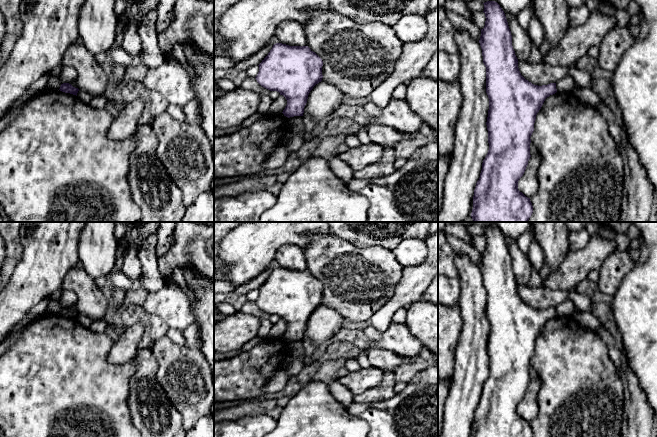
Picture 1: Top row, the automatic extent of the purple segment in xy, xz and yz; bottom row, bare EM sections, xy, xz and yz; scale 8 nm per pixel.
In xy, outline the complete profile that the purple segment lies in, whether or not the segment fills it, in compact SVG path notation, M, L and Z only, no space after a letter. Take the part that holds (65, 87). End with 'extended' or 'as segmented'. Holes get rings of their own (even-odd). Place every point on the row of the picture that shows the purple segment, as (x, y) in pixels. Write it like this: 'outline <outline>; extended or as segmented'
outline M63 83L63 84L61 84L59 90L62 91L62 92L65 92L65 93L70 93L70 94L76 95L76 96L77 96L77 93L79 91L78 88L73 87L69 83Z; as segmented

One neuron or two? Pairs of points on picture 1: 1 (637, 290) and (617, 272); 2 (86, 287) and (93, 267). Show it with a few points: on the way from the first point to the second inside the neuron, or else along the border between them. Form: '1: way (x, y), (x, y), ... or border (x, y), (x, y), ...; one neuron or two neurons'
1: border (635, 263), (612, 295); two neurons
2: border (82, 267), (94, 280); two neurons

